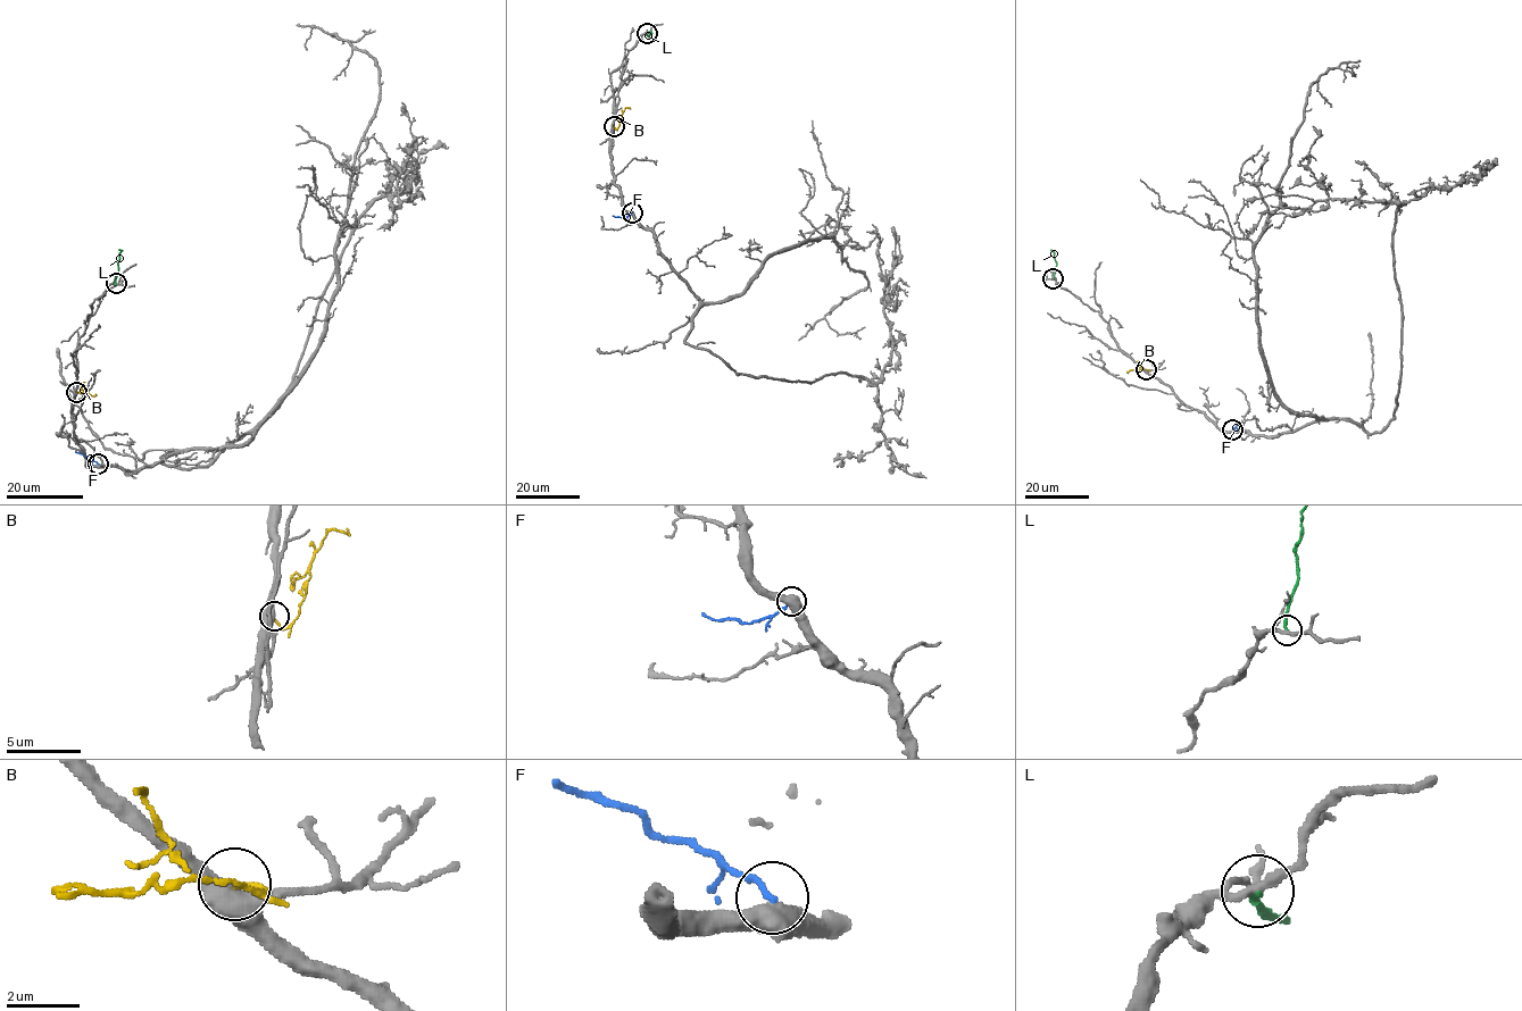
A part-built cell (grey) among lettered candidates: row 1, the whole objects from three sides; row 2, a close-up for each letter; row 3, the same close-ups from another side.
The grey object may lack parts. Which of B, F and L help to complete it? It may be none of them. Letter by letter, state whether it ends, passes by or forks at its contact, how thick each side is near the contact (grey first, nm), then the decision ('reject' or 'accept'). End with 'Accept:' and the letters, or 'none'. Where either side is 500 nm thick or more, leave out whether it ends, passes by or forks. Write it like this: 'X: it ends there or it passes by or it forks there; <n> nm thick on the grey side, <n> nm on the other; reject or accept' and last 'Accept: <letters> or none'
B: it ends there; 440 nm thick on the grey side, 150 nm on the other; accept
F: it ends there; 480 nm thick on the grey side, 170 nm on the other; reject
L: it ends there; 200 nm thick on the grey side, 220 nm on the other; reject
Accept: B

